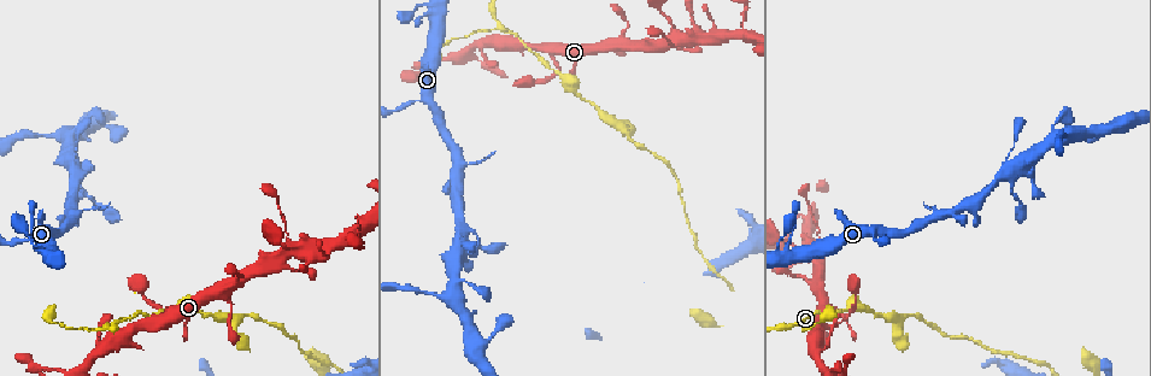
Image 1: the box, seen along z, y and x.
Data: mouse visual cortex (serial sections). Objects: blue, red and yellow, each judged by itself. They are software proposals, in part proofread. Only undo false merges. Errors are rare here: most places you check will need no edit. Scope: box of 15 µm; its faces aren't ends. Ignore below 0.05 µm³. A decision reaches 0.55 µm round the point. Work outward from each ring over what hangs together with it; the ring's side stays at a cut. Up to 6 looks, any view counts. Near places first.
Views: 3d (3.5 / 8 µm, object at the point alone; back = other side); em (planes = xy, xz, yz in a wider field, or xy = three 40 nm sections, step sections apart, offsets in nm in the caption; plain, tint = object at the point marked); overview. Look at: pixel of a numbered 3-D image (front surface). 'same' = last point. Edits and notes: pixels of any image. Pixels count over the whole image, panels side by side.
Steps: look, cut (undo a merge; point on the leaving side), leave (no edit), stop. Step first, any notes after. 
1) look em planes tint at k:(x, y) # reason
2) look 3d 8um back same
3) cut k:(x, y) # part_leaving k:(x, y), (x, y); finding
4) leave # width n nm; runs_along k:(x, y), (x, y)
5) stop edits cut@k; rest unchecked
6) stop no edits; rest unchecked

look 3d 8um at 1:(456, 241) # sudden change in width

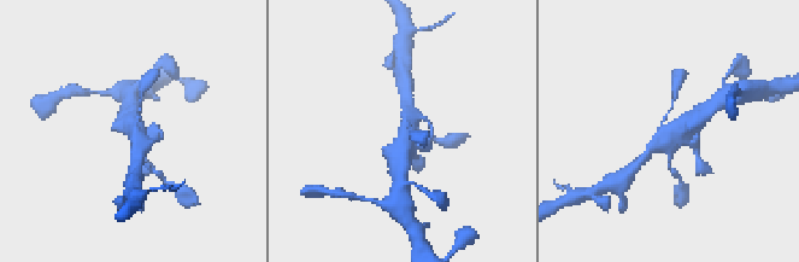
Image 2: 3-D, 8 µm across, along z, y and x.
look 3d 3.5um at 2:(137, 129) # zoom in

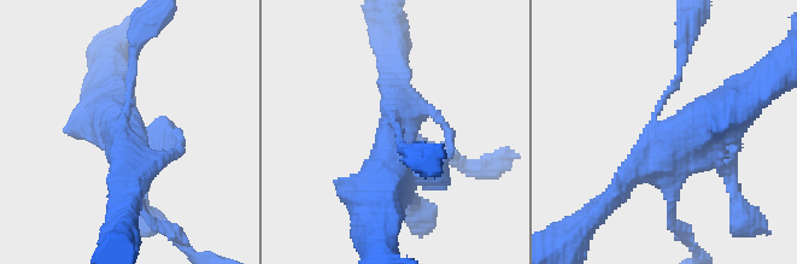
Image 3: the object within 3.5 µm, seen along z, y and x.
leave # runs_along 3:(610, 201), (638, 168), (730, 112); continuous, no second cell

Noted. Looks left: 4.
look 3d 3.5um at 1:(63, 136) # looks like a crossing

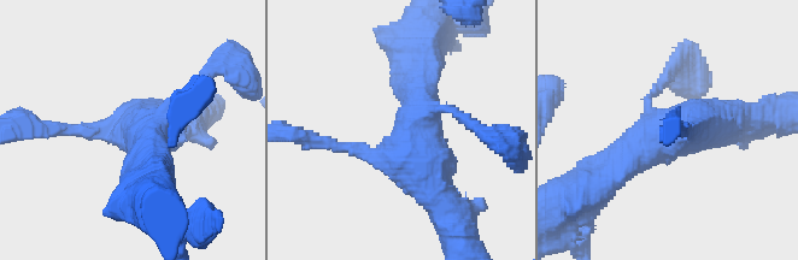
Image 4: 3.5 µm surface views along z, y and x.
look em xy step 2 tint at 4:(130, 127) # need the tissue

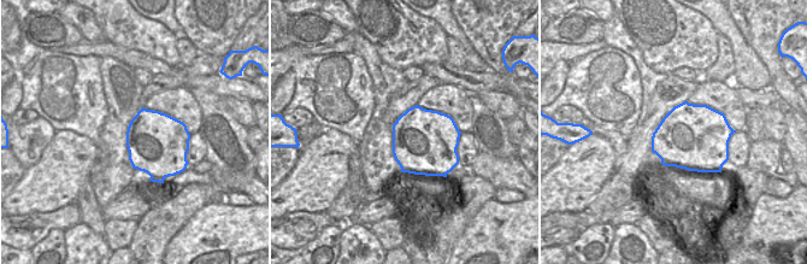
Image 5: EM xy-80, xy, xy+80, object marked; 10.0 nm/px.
leave # arm_widths 150, 150, 400, 450 nm; runs_along 4:(617, 165), (704, 120), (760, 117); one cell here

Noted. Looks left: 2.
look 3d 8um at 1:(459, 38) # thick turns thin

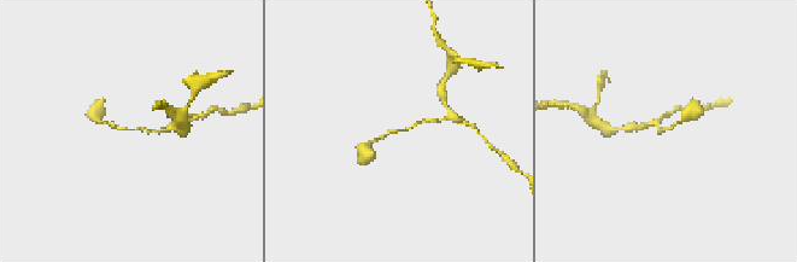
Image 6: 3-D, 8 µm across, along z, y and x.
look 3d 3.5um at 6:(400, 130) # zoom in

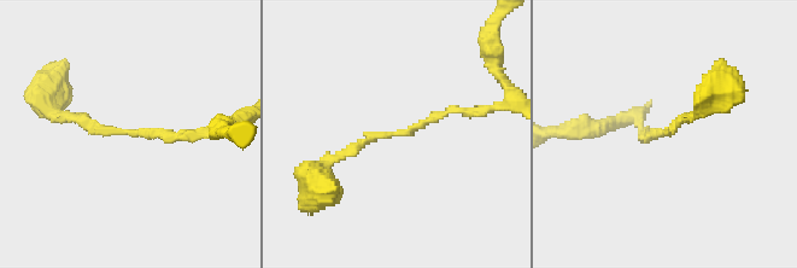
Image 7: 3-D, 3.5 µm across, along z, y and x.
leave # runs_along 7:(198, 133), (105, 133), (53, 111); one cell here

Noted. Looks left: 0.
stop no edits; rest unchecked

